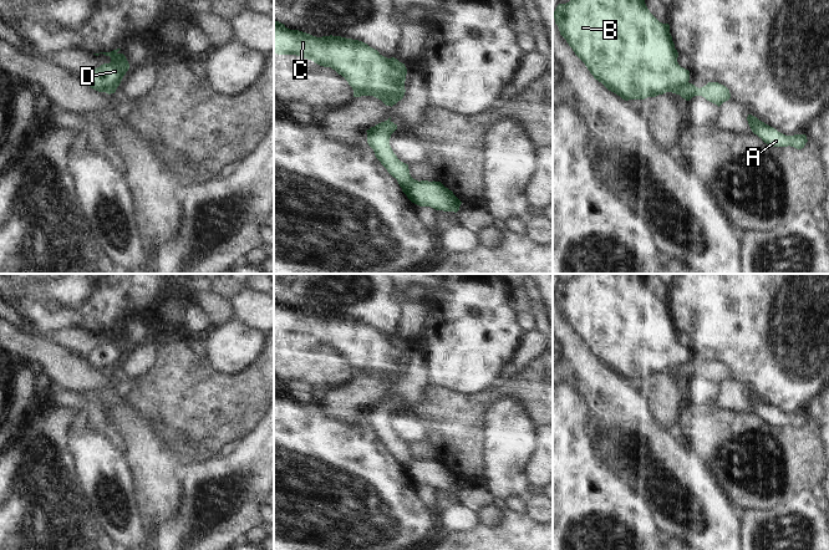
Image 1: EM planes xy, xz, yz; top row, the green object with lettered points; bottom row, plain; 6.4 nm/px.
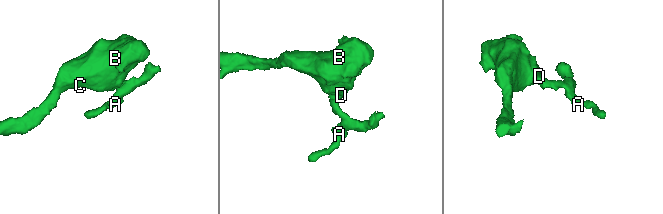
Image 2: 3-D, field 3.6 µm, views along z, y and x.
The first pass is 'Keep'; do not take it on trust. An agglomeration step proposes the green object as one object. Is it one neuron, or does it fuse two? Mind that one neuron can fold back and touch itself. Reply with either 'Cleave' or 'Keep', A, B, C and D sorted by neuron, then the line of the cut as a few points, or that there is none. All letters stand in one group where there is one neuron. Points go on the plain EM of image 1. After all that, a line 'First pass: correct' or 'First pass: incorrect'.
Cleave. Groups: A / B C D. Split along yz (687, 360), (676, 372)
First pass: incorrect

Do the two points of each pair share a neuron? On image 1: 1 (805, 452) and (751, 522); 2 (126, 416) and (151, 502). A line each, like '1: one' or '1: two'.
1: two
2: one

